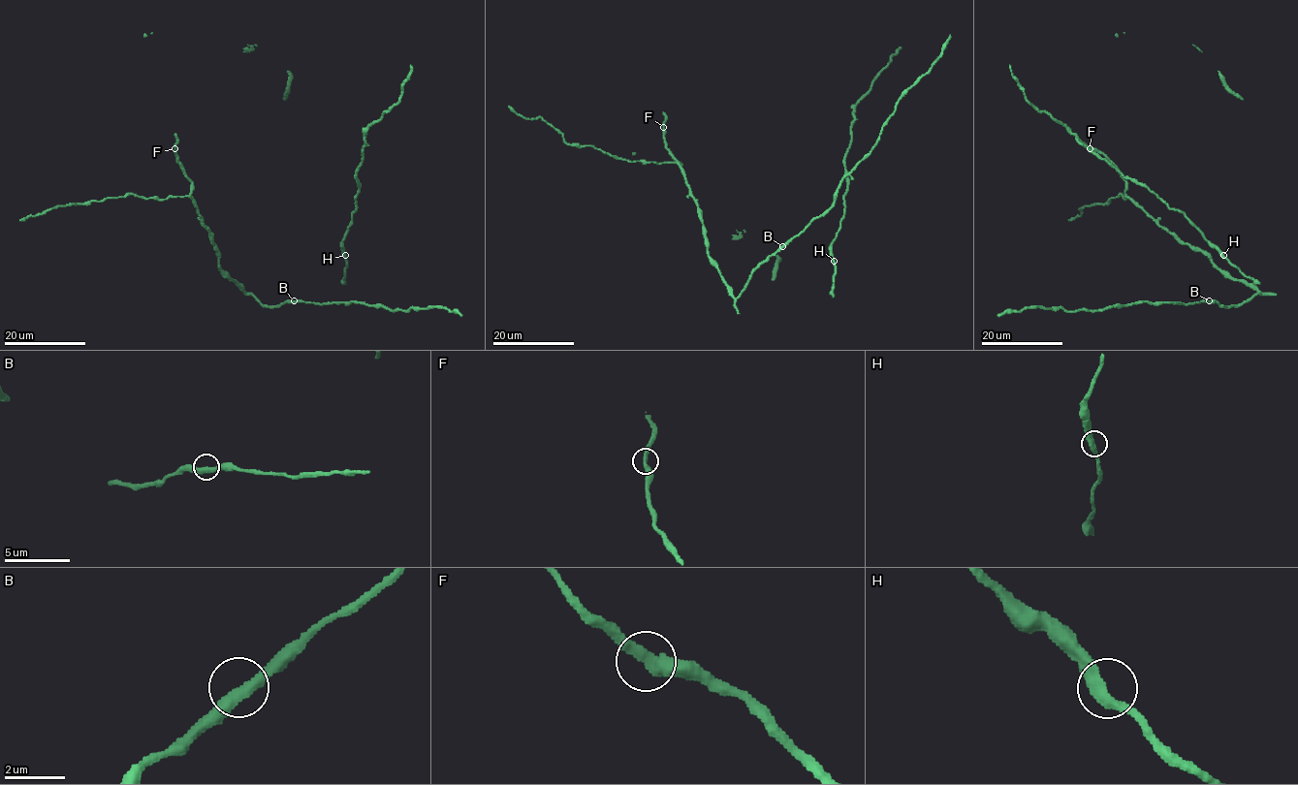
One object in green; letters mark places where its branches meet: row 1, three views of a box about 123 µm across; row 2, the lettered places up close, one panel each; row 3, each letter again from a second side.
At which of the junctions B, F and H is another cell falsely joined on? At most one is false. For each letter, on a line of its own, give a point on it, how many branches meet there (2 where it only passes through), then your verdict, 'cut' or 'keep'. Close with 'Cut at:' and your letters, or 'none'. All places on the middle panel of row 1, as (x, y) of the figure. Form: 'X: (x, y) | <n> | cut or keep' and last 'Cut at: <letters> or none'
B: (782, 246) | 2 | keep
F: (663, 127) | 2 | keep
H: (834, 261) | 2 | keep
Cut at: none

